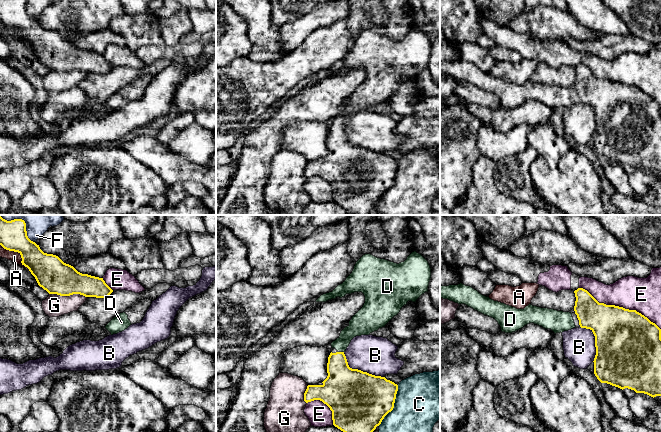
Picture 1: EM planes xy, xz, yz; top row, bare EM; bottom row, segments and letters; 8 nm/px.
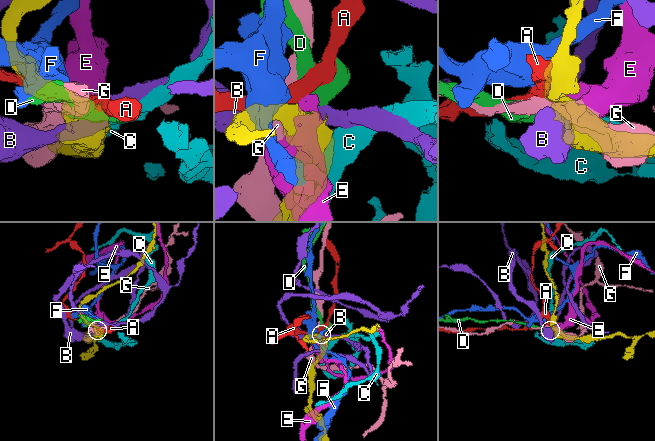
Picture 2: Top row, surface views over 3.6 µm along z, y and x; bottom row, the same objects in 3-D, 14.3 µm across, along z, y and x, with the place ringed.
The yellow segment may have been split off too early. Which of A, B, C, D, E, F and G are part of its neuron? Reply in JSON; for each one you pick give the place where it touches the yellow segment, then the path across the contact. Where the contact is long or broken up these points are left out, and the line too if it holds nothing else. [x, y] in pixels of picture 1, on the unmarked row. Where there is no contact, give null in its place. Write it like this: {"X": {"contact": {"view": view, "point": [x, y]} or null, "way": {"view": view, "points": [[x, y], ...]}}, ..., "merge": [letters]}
{"D": {"contact": {"view": "xz", "point": [341, 128]}, "way": {"view": "xz", "points": [[343, 159], [341, 154], [341, 128], [341, 119], [358, 102]]}}, "merge": ["D"]}

